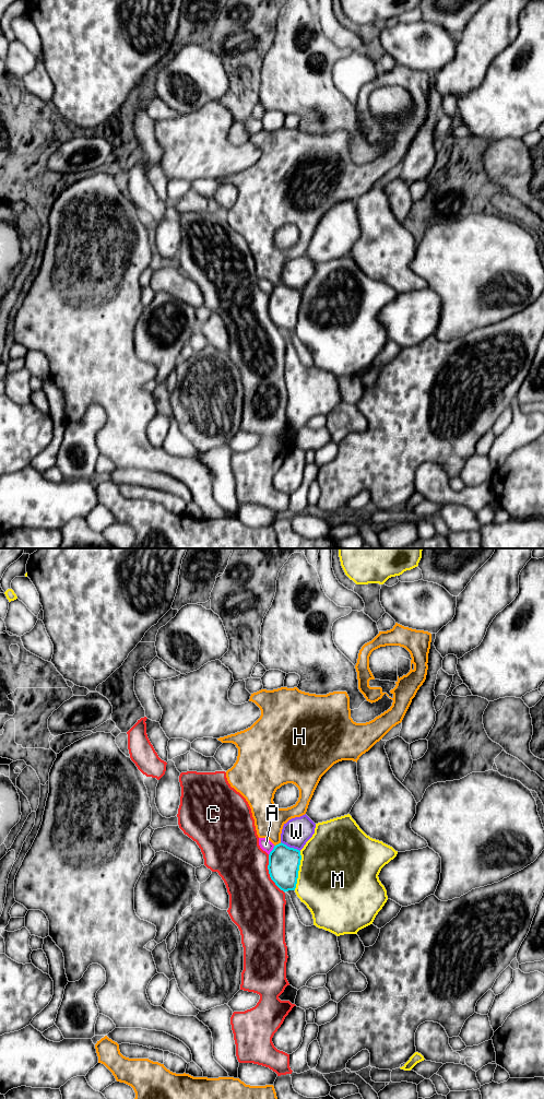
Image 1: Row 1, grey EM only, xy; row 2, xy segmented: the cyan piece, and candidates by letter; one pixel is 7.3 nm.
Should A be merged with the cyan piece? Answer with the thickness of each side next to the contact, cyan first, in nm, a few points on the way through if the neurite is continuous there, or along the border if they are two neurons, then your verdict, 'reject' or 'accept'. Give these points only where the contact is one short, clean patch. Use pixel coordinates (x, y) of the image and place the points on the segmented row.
220 nm thick on the cyan side, 90 nm on the other; border along xy (274, 846), (269, 854); reject

